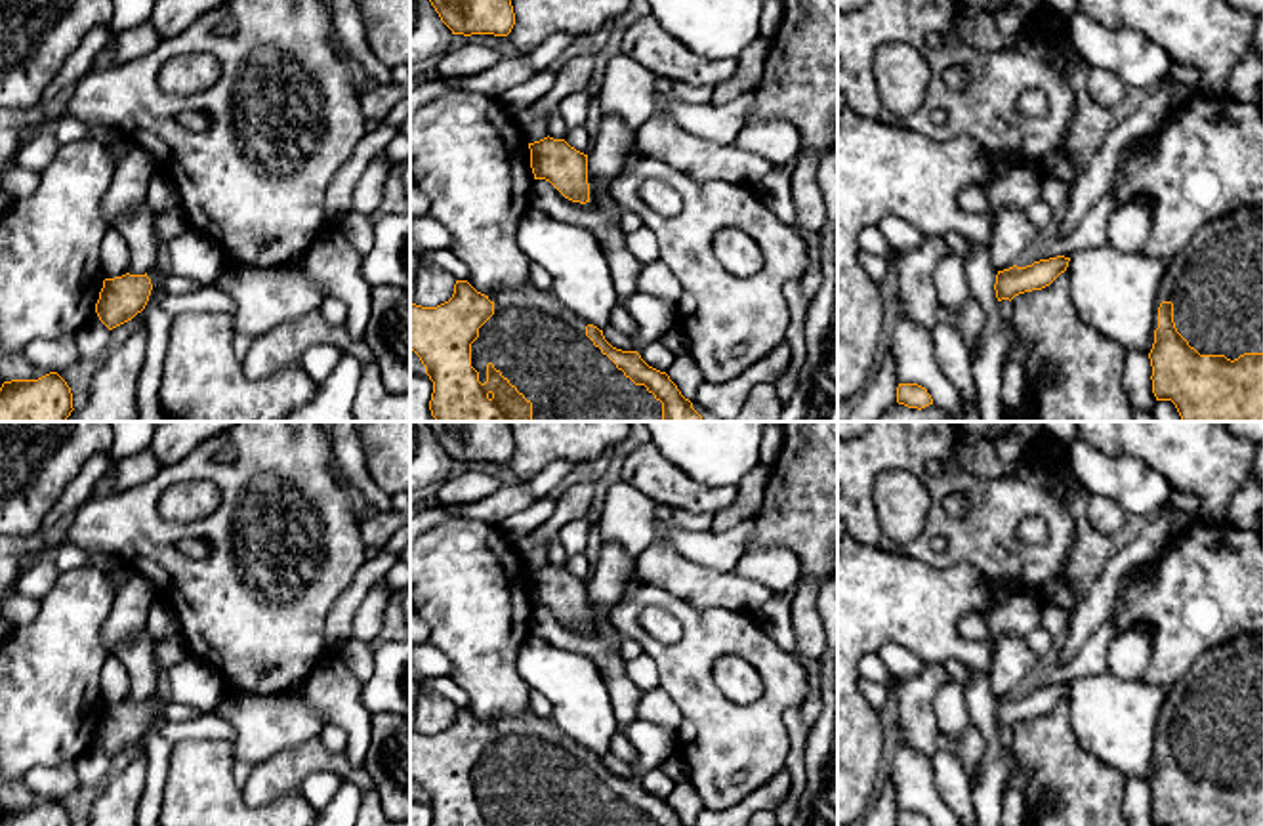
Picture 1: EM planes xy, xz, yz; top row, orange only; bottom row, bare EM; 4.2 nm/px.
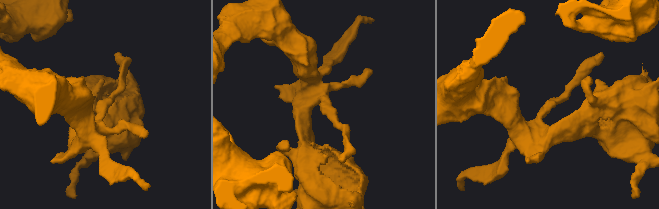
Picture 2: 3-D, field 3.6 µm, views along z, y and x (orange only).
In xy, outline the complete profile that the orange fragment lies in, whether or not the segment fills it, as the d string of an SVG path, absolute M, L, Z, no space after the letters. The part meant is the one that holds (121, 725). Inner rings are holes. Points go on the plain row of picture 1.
M122 702L105 706L95 731L99 748L109 755L116 755L141 740L149 729L153 712L145 702Z

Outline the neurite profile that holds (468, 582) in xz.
M454 517L427 527L410 546L410 610L429 624L429 643L452 664L477 719L530 715L530 687L517 671L521 645L530 637L534 601L525 561L498 527Z

